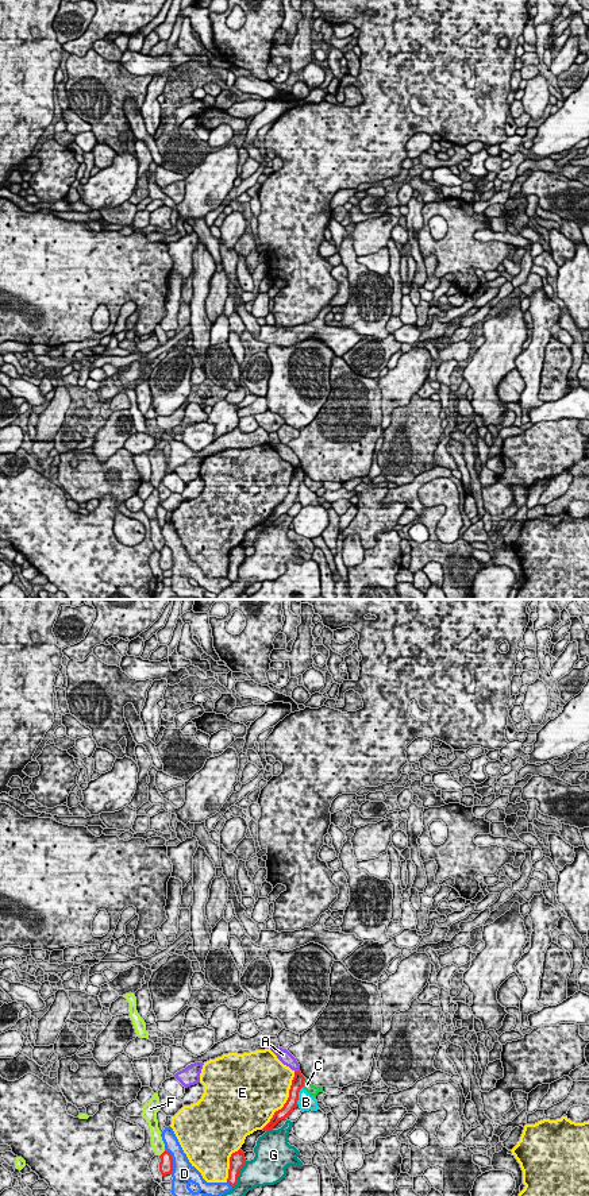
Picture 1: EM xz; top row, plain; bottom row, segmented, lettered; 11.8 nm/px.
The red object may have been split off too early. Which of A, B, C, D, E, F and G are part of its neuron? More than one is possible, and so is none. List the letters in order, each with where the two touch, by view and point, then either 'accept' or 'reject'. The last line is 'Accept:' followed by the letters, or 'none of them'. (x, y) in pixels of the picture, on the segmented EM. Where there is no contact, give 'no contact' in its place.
A: contact xz (296, 1072); reject
B: contact xz (297, 1095); reject
C: contact xz (303, 1083); reject
D: contact xz (172, 1161); reject
E: contact xz (287, 1102); reject
F: contact xz (162, 1153); reject
G: contact xz (238, 1175); reject
Accept: none of them

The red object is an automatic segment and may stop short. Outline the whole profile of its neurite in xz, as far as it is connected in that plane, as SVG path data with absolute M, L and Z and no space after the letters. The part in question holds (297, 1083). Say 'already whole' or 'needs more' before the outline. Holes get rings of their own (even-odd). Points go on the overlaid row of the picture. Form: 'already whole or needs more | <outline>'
already whole | M294 1072L286 1103L281 1110L274 1112L270 1122L262 1129L263 1131L272 1130L280 1120L288 1118L288 1115L297 1107L299 1092L304 1087L304 1081L305 1079L301 1072Z

